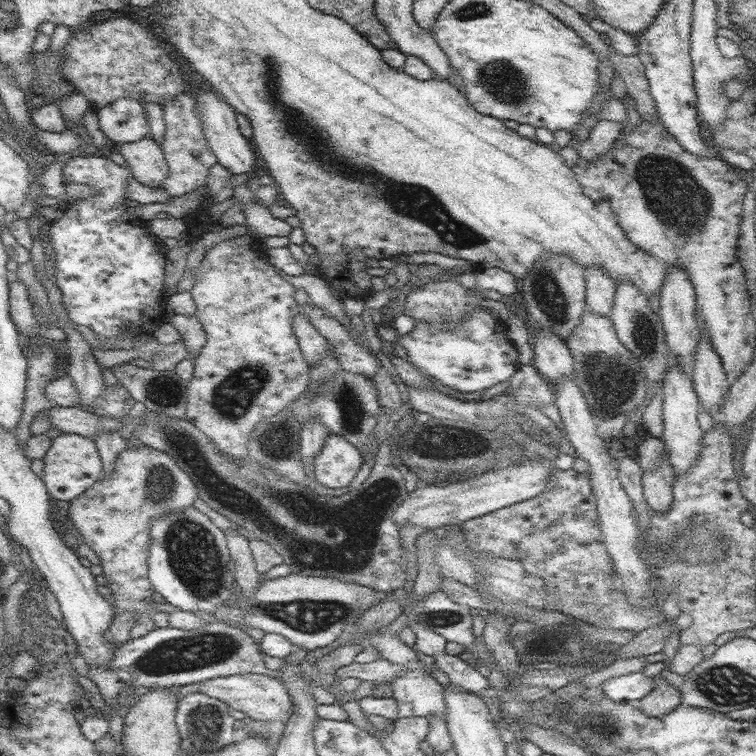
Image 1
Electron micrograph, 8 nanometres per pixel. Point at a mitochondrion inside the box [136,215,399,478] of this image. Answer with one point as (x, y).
(231, 398)

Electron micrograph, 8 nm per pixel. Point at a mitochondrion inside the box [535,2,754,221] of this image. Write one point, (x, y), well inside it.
(714, 93)

